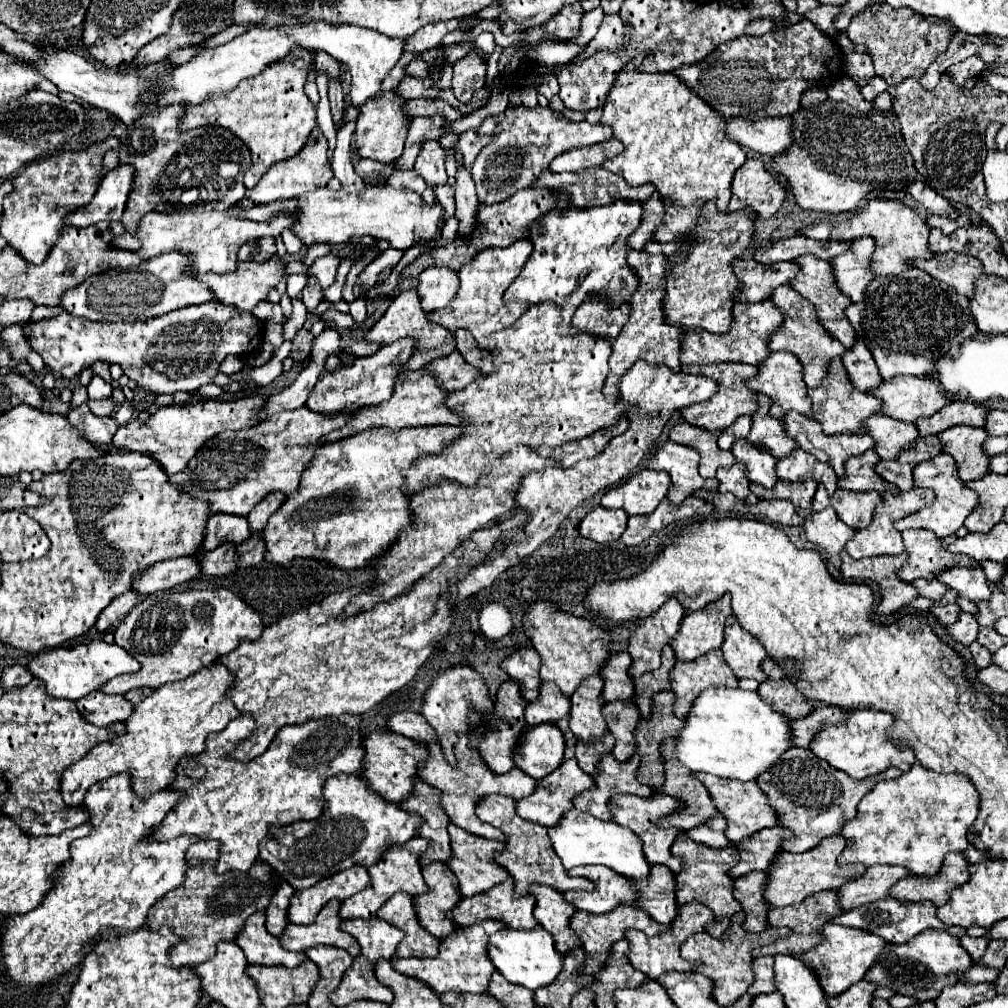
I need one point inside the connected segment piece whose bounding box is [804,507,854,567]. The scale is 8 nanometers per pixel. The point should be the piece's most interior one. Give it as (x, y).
(823, 529)

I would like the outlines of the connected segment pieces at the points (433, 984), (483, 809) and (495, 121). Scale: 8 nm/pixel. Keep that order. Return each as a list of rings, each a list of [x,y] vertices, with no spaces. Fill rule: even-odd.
[[[492,919],[478,921],[470,927],[458,927],[452,935],[440,939],[440,947],[438,947],[436,957],[432,957],[432,959],[414,959],[414,957],[412,959],[398,959],[398,957],[394,957],[392,969],[422,981],[424,985],[428,985],[438,995],[446,993],[446,991],[482,993],[482,991],[486,991],[486,981],[494,973],[494,967],[490,965],[490,959],[486,953],[488,937],[492,933],[504,929],[504,927],[506,925],[502,925],[500,921],[492,921]]]
[[[486,795],[482,799],[476,801],[476,815],[498,827],[504,837],[506,837],[506,849],[508,853],[496,853],[494,861],[504,867],[508,871],[508,875],[514,879],[514,897],[522,897],[528,895],[528,885],[548,885],[554,887],[558,891],[568,891],[568,889],[584,889],[590,891],[594,889],[592,881],[586,881],[582,877],[568,877],[562,863],[558,861],[558,855],[554,855],[552,845],[546,837],[546,827],[534,825],[530,821],[520,821],[520,817],[514,811],[514,799],[512,797],[504,797],[504,795]]]
[[[518,105],[518,107],[508,107],[504,113],[490,115],[478,127],[478,135],[492,137],[492,141],[486,147],[482,147],[482,151],[478,153],[470,169],[478,199],[484,201],[484,195],[490,195],[490,201],[484,201],[484,203],[506,201],[516,191],[532,187],[538,175],[544,169],[548,169],[552,159],[558,157],[560,153],[570,151],[574,147],[586,147],[586,145],[612,139],[608,125],[598,125],[598,123],[590,125],[588,121],[572,123],[564,117],[556,119],[550,107],[540,107],[540,105],[536,105],[534,109]],[[498,153],[506,153],[506,159],[502,163],[496,161]]]

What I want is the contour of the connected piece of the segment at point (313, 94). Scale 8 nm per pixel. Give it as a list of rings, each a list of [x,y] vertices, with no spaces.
[[[312,65],[312,68],[309,72],[307,82],[305,85],[305,93],[311,100],[311,102],[315,105],[315,107],[317,107],[319,104],[320,97],[315,79],[316,79],[315,69],[314,66]]]

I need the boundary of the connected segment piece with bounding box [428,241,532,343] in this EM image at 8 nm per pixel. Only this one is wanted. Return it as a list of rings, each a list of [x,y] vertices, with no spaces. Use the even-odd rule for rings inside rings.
[[[516,241],[506,249],[484,249],[458,271],[458,279],[460,279],[458,293],[452,297],[452,301],[446,307],[428,313],[428,321],[442,325],[450,331],[468,329],[478,343],[482,343],[482,337],[510,327],[526,311],[526,305],[508,303],[506,307],[502,295],[508,289],[508,285],[518,277],[530,253],[532,253],[530,241]]]

